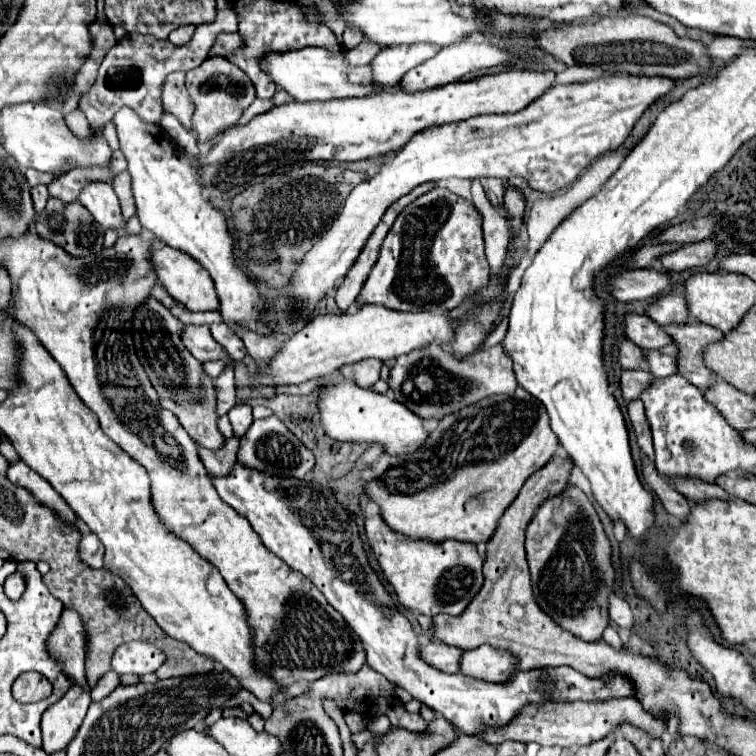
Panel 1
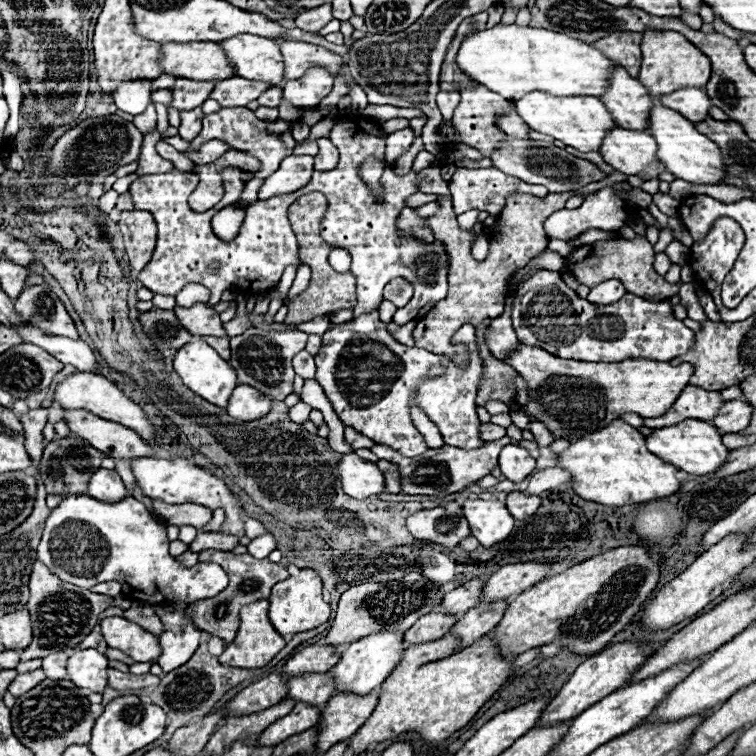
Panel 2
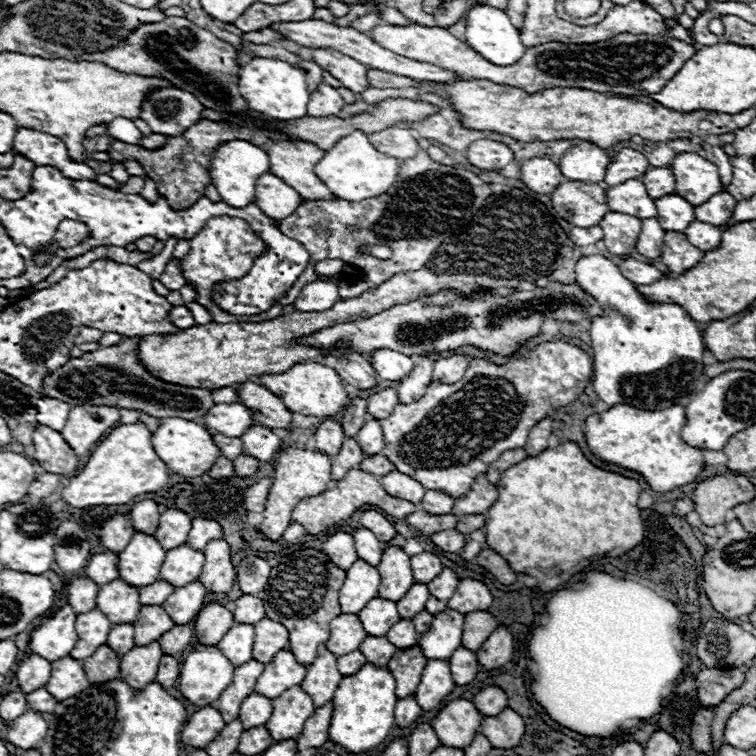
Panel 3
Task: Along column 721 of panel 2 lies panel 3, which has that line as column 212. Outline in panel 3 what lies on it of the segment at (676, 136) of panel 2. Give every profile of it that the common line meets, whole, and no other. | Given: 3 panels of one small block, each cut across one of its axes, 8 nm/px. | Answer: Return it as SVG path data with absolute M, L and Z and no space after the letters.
M230 140L220 144L212 154L212 162L208 164L208 174L212 178L212 184L218 188L222 200L236 208L254 202L254 182L260 174L268 170L270 170L268 154L246 140Z

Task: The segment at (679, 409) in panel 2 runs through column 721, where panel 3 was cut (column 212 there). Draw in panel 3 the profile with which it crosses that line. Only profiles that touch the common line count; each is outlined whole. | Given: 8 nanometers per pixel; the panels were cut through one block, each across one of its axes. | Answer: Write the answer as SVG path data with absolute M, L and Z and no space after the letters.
M126 338L116 346L86 352L82 358L70 358L64 366L60 366L60 370L54 370L52 374L48 374L48 378L44 378L44 396L64 400L70 406L106 404L116 408L140 410L154 418L204 418L204 414L208 414L208 410L214 406L212 392L200 388L172 386L150 376L136 358L136 346L136 338Z

